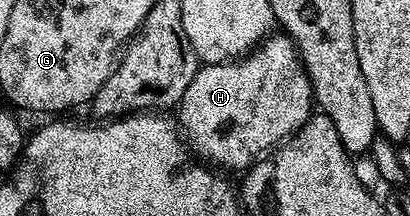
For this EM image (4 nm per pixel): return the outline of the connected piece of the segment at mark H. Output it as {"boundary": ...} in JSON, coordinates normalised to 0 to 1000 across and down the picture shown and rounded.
{"boundary":[[[663,153],[588,269],[554,292],[500,292],[480,306],[473,375],[463,375],[463,394],[454,394],[454,431],[444,431],[437,514],[434,569],[444,593],[446,639],[490,741],[549,796],[593,796],[627,736],[671,699],[685,662],[710,644],[766,523],[761,361],[751,352],[712,176],[690,153]]]}

